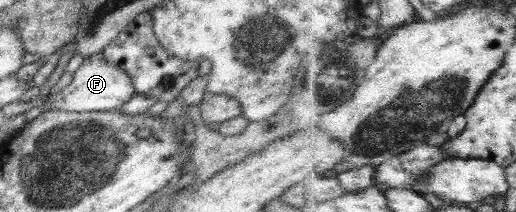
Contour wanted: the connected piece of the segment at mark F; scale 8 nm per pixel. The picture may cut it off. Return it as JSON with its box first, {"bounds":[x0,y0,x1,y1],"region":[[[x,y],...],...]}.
{"bounds":[24,53,135,124],"region":[[[103,53],[90,54],[84,57],[72,74],[72,80],[58,93],[46,96],[44,105],[24,112],[26,124],[39,113],[49,110],[67,112],[115,111],[121,109],[135,95],[129,75],[116,64],[108,63]]]}

